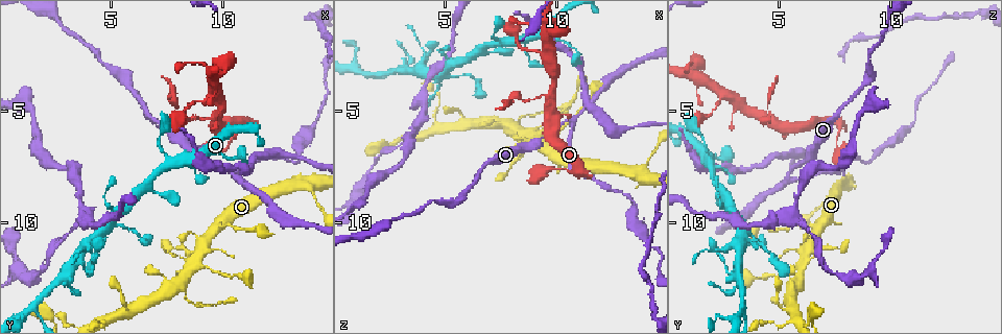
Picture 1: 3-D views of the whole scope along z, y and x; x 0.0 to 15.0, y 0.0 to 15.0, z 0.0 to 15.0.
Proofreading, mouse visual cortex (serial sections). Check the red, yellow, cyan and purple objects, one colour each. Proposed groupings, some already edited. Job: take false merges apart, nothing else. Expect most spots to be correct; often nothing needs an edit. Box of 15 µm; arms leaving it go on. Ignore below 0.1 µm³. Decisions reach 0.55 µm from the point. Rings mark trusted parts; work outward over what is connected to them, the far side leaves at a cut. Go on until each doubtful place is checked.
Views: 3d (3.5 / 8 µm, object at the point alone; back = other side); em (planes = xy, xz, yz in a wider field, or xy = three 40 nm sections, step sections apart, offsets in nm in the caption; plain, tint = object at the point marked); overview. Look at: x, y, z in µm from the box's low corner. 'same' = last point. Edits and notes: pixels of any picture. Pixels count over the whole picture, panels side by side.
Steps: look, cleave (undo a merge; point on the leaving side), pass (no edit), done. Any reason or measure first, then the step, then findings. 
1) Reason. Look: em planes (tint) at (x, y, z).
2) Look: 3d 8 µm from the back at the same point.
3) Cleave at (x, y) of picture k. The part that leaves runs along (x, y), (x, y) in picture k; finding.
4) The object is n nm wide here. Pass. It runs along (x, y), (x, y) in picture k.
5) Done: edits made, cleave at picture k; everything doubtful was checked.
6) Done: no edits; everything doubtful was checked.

Look: 3d 8 µm from the back at (10.7, 8.2, 5.4).

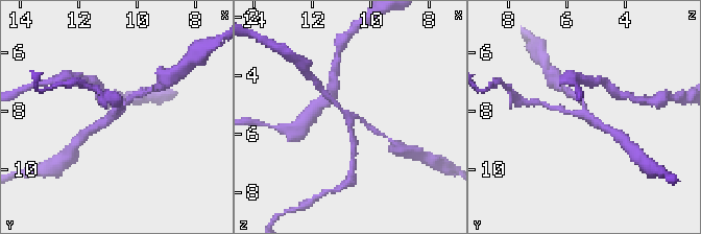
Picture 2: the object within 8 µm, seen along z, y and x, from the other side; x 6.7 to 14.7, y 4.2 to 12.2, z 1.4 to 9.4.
Look: em xy step 3 (tint) at (10.7, 8.1, 5.4).

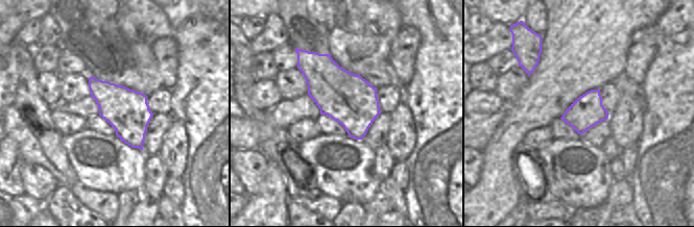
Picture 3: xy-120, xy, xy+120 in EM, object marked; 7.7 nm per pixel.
The arms are 200, 200, 200 nm wide. Pass. It runs along (370, 127), (358, 117), (349, 117), (354, 146) in picture 2; continuous, no second cell.

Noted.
Three arms meet. Look: 3d 3.5 µm from the back at (9.8, 5.3, 4.4).

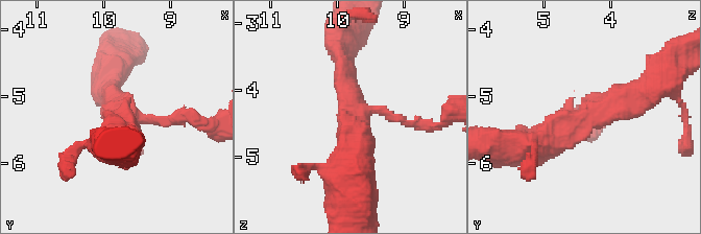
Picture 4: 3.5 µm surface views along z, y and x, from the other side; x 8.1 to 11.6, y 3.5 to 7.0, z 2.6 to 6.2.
3 arms meet here; the arms are 150, 300, 500 nm wide; shape alone is not enough. Look: em xy step 2 (tint) at (9.75, 5.30, 4.40).

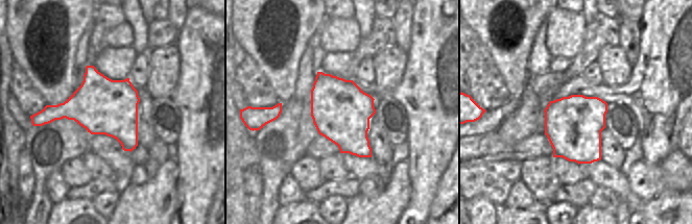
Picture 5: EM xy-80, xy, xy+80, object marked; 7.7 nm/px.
The object is 460 nm wide here. Pass. It runs along (524, 145), (545, 142), (644, 88) in picture 4; all the same cell.

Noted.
Thin neck. Look: 3d 3.5 µm from the back at (9.0, 5.3, 4.4).

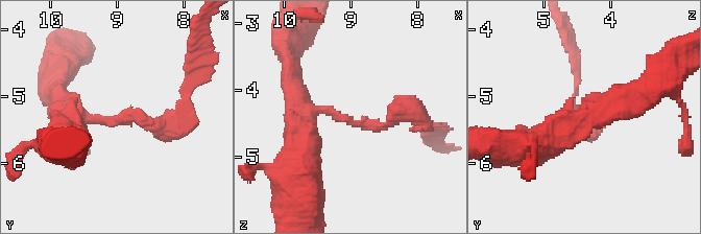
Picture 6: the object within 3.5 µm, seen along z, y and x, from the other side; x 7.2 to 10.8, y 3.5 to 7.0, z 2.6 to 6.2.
The arms are 250, 350 nm wide; need the tissue. Look: em planes (tint) at (8.95, 5.35, 4.45).

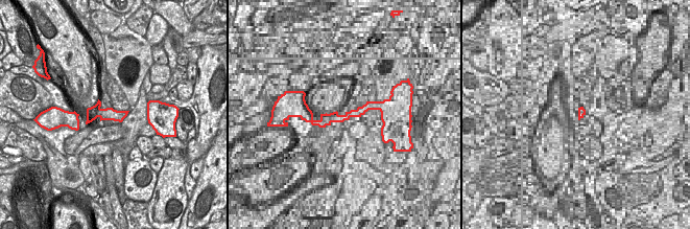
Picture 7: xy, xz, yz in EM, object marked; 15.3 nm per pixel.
Look: em xy step 1 (tint) at the same point.

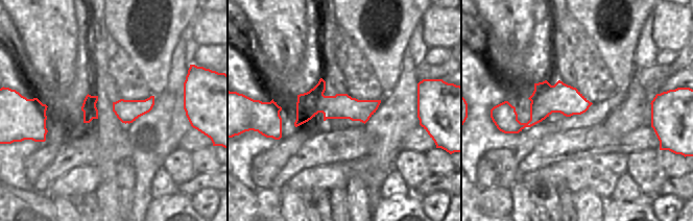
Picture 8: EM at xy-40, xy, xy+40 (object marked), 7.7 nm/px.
Pass. All the same cell.

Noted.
Abrupt turn. Look: 3d 3.5 µm at (9.6, 10.3, 6.8).

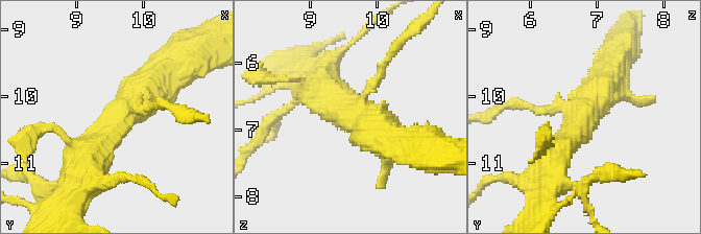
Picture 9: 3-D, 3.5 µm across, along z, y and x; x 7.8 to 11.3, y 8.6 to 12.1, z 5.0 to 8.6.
Pass. One cell here.

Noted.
Sharp bend. Look: 3d 3.5 µm at (2.3, 14.2, 6.5).

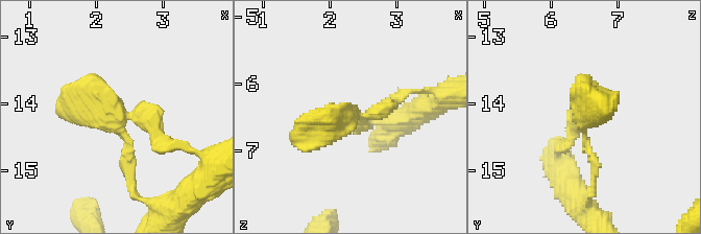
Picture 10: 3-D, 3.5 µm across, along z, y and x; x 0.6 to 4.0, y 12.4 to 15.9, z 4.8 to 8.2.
Now the EM. Look: em planes (tint) at (2.35, 14.20, 6.45).

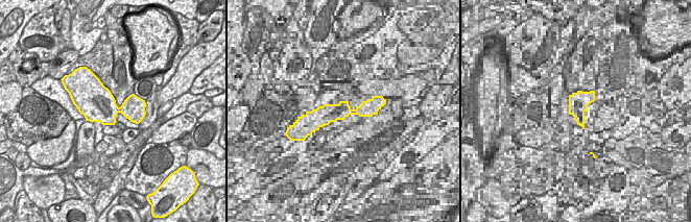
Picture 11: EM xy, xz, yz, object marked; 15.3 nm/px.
Pass. It runs along (407, 92), (294, 138) in picture 10; one cell here.

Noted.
Done: no edits; everything doubtful was checked.

